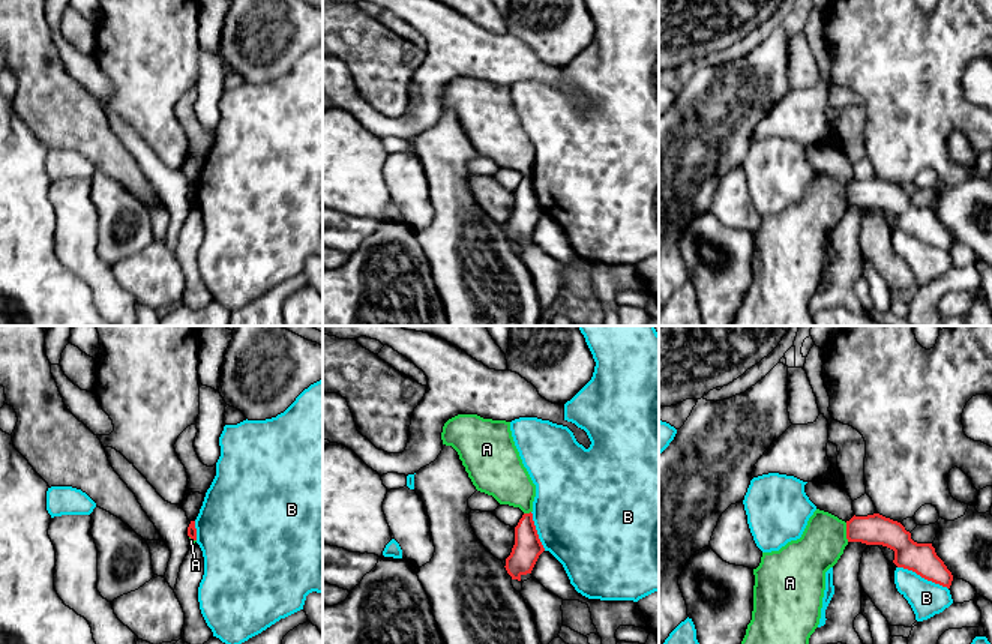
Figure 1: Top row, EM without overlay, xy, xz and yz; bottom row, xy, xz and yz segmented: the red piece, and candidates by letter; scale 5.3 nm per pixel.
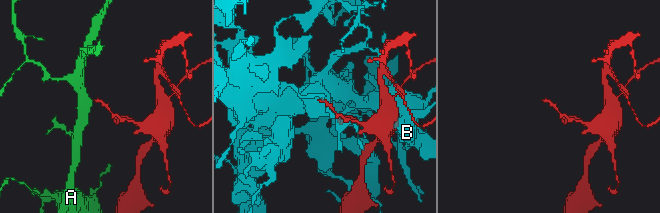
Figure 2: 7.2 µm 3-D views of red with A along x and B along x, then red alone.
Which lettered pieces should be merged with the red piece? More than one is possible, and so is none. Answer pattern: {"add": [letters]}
{"add": []}

